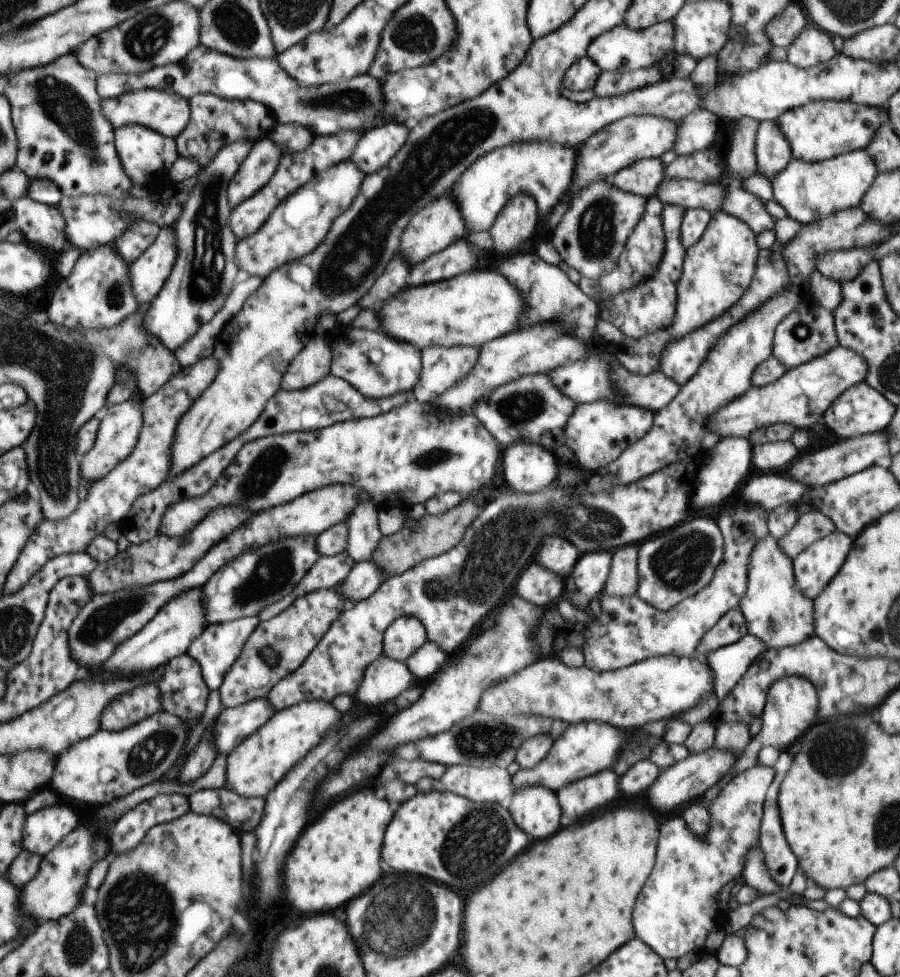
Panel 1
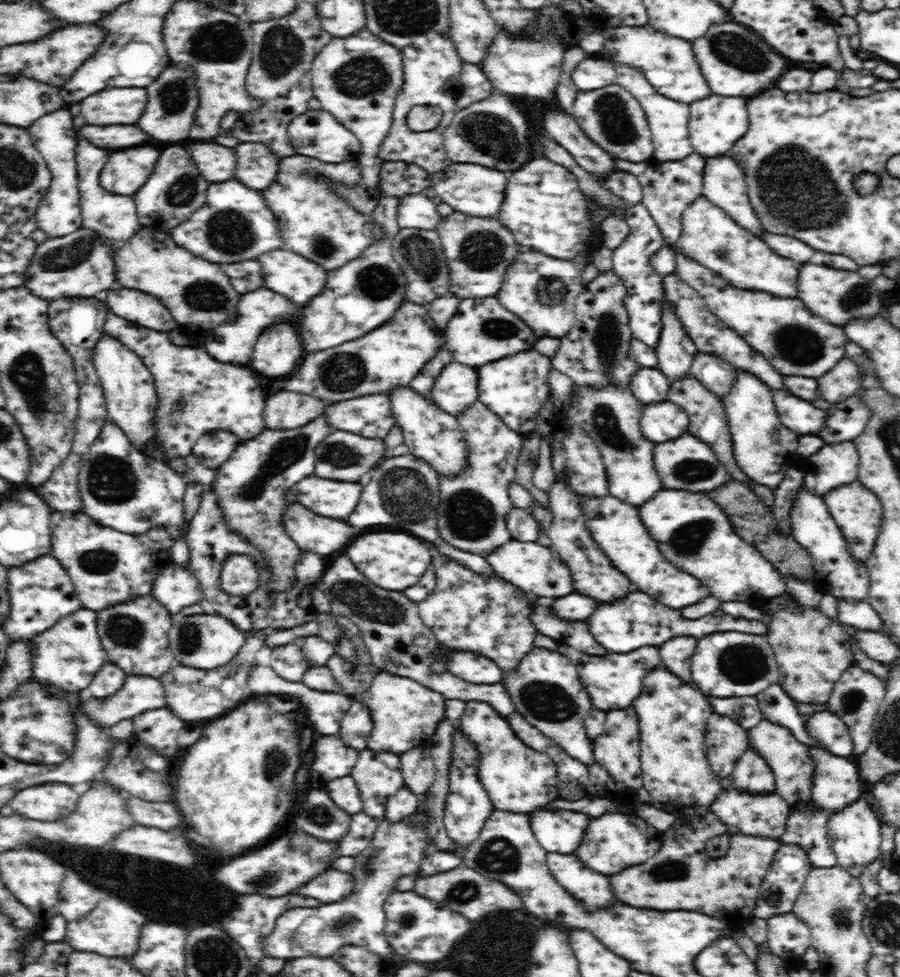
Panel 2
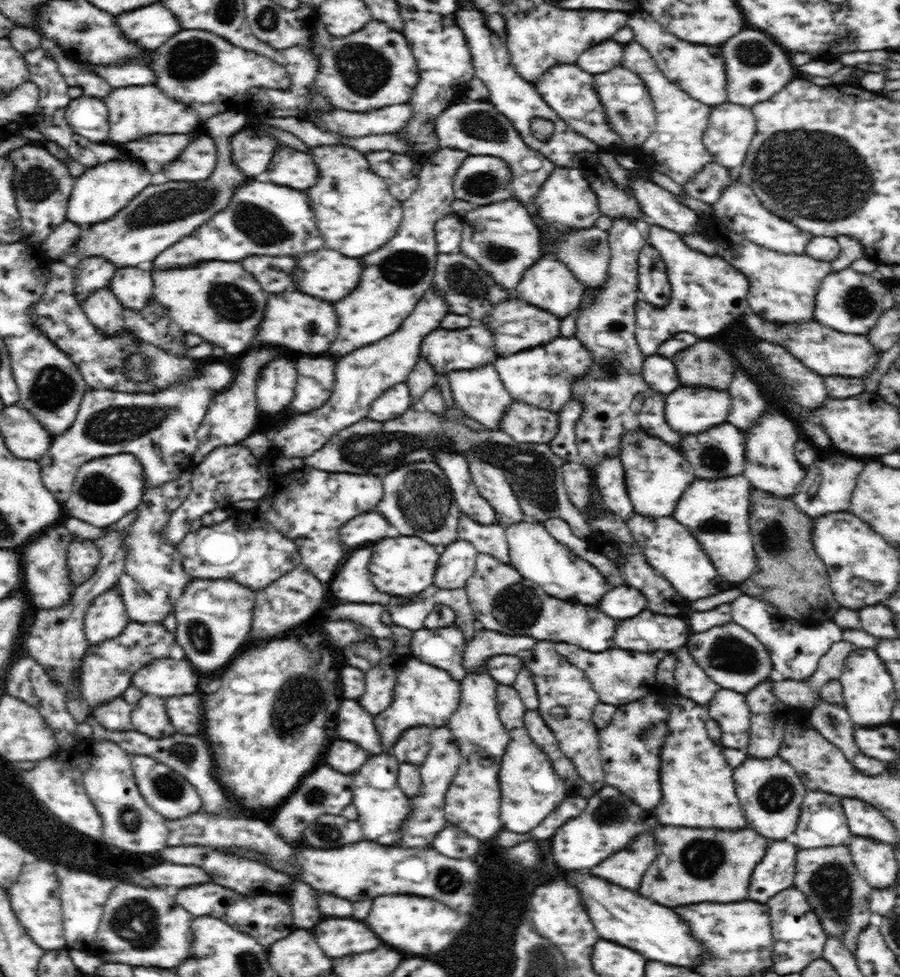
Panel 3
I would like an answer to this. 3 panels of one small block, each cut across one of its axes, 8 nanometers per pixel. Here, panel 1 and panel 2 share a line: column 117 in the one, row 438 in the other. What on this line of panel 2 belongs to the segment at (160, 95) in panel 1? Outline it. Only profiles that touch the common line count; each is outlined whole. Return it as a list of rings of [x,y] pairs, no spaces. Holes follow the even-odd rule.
[[[106,422],[94,444],[91,444],[90,454],[84,459],[79,475],[82,512],[93,518],[104,527],[113,528],[121,533],[145,533],[153,526],[166,525],[175,541],[184,536],[188,522],[184,520],[183,497],[187,483],[183,475],[170,469],[169,465],[160,460],[150,458],[140,452],[124,432],[114,423]]]

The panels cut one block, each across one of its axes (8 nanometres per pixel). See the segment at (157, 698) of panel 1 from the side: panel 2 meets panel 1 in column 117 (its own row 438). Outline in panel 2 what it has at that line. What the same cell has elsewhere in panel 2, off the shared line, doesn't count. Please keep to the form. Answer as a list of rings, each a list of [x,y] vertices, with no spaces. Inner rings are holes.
[[[688,373],[684,377],[678,378],[671,382],[671,388],[667,395],[667,401],[672,401],[679,404],[688,414],[690,425],[687,433],[692,436],[699,437],[706,444],[711,445],[716,456],[727,467],[727,471],[731,473],[731,478],[734,481],[744,481],[752,486],[759,497],[762,498],[768,506],[774,504],[774,492],[761,484],[754,483],[747,476],[742,474],[741,468],[737,466],[737,462],[733,459],[733,444],[731,433],[729,430],[729,421],[727,411],[724,408],[723,398],[715,393],[712,393],[706,386],[703,386],[692,374]]]

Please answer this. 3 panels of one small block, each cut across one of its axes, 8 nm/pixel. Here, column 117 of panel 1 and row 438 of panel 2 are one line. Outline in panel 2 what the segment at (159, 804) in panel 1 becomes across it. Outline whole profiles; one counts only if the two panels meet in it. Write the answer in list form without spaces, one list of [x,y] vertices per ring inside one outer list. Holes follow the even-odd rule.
[[[854,394],[838,404],[833,404],[830,416],[832,420],[828,420],[827,427],[815,434],[824,439],[826,444],[853,441],[858,438],[871,420],[872,411],[857,394]]]

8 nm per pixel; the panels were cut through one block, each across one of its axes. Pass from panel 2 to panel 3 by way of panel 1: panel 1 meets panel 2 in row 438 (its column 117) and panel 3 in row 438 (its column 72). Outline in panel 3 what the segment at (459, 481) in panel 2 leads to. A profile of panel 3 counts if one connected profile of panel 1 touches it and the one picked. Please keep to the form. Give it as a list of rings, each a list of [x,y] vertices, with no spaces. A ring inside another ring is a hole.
[[[513,402],[506,413],[507,415],[504,416],[503,422],[500,424],[500,429],[504,429],[504,433],[508,433],[508,436],[520,444],[549,444],[558,433],[560,426],[558,412],[544,410],[539,405]]]

